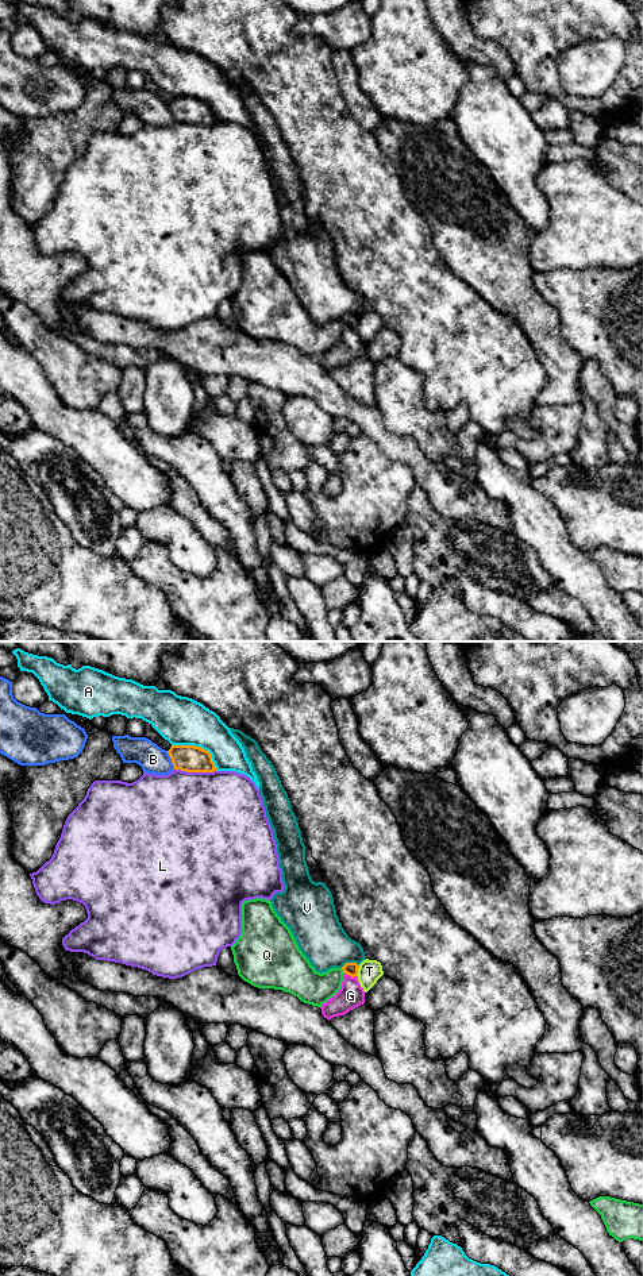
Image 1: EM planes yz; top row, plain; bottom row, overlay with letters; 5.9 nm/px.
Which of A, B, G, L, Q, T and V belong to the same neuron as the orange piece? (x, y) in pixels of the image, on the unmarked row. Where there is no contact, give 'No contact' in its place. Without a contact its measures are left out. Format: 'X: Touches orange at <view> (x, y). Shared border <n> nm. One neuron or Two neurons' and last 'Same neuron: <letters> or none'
A: Touches orange at yz (199, 99). Shared border 320 nm. Two neurons
B: Touches orange at yz (172, 112). Shared border 120 nm. Two neurons
G: Touches orange at yz (350, 327). Shared border 80 nm. One neuron
L: Touches orange at yz (195, 123). Shared border 240 nm. Two neurons
Q: Touches orange at yz (343, 323). Shared border 40 nm. Two neurons
T: Touches orange at yz (357, 323). Shared border 70 nm. Two neurons
V: Touches orange at yz (349, 315). Shared border 110 nm. Two neurons
Same neuron: G

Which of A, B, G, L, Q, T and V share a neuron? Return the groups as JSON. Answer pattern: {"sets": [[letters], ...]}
{"sets": [["A"], ["B"], ["G"], ["L"], ["Q"], ["T"], ["V"]]}

